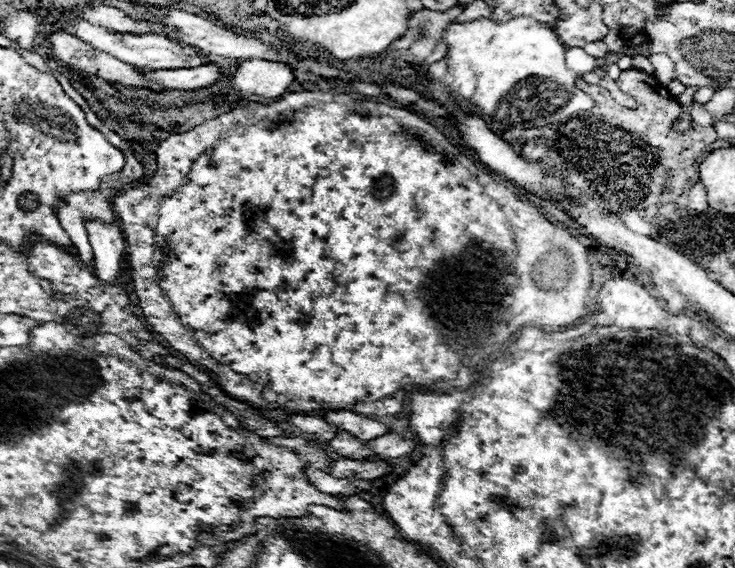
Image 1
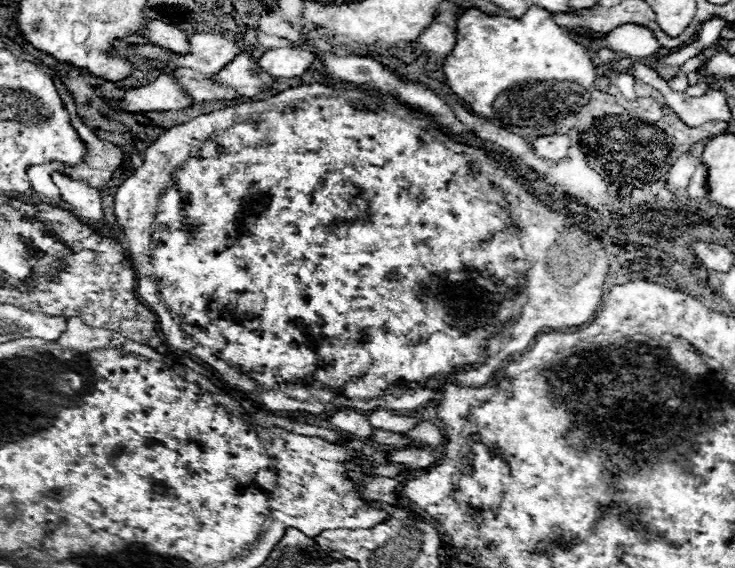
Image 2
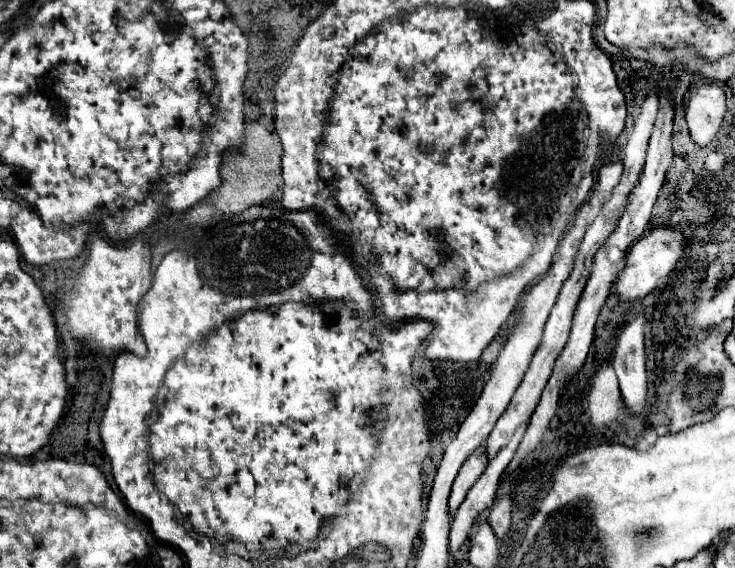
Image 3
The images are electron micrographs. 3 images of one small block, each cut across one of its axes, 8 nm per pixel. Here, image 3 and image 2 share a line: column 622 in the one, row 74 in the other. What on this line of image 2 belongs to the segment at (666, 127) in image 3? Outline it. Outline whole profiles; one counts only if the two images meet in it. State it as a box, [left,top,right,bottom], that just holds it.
[210,52,274,96]

